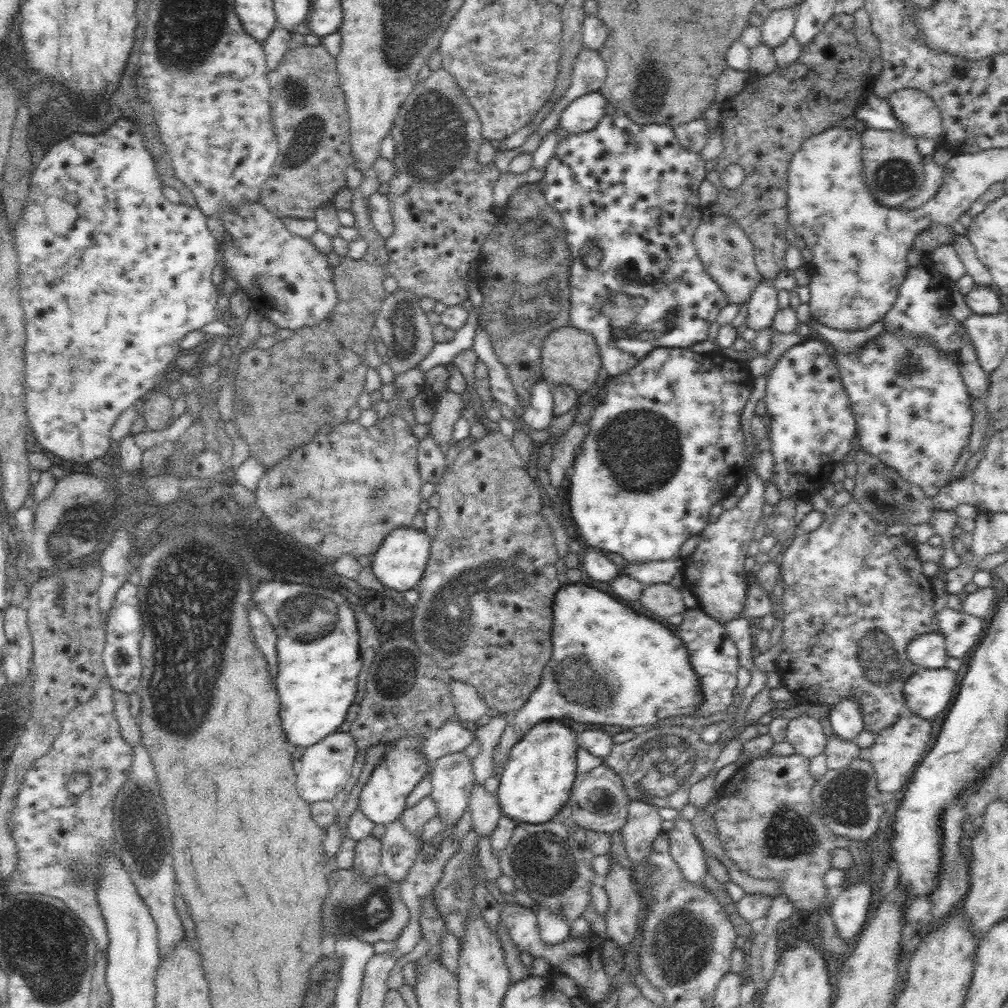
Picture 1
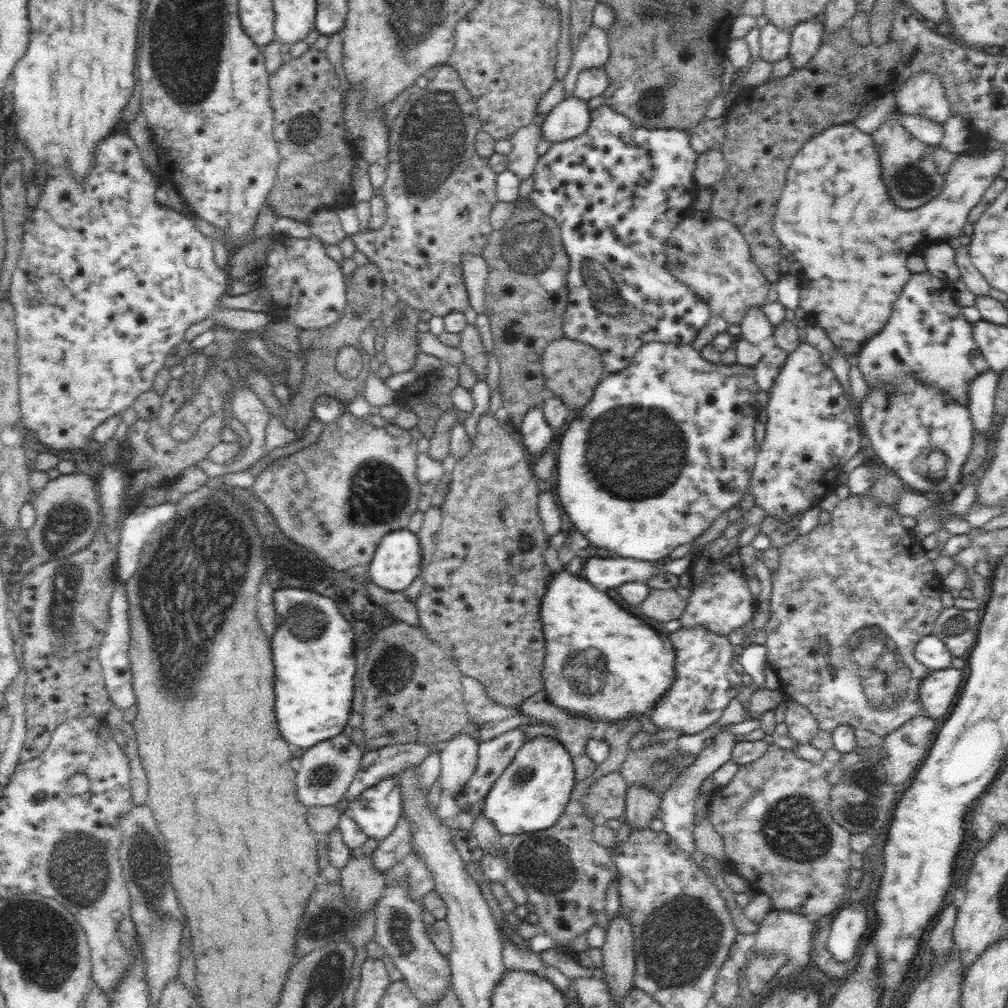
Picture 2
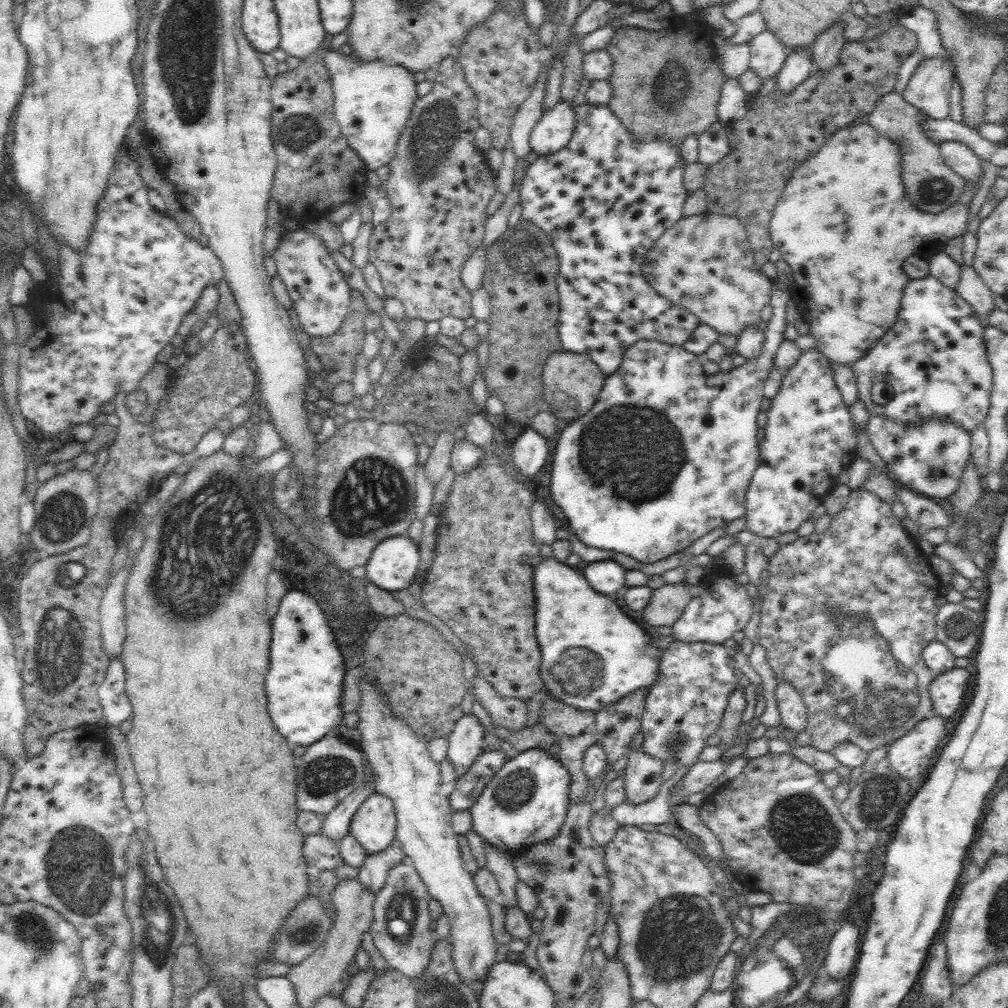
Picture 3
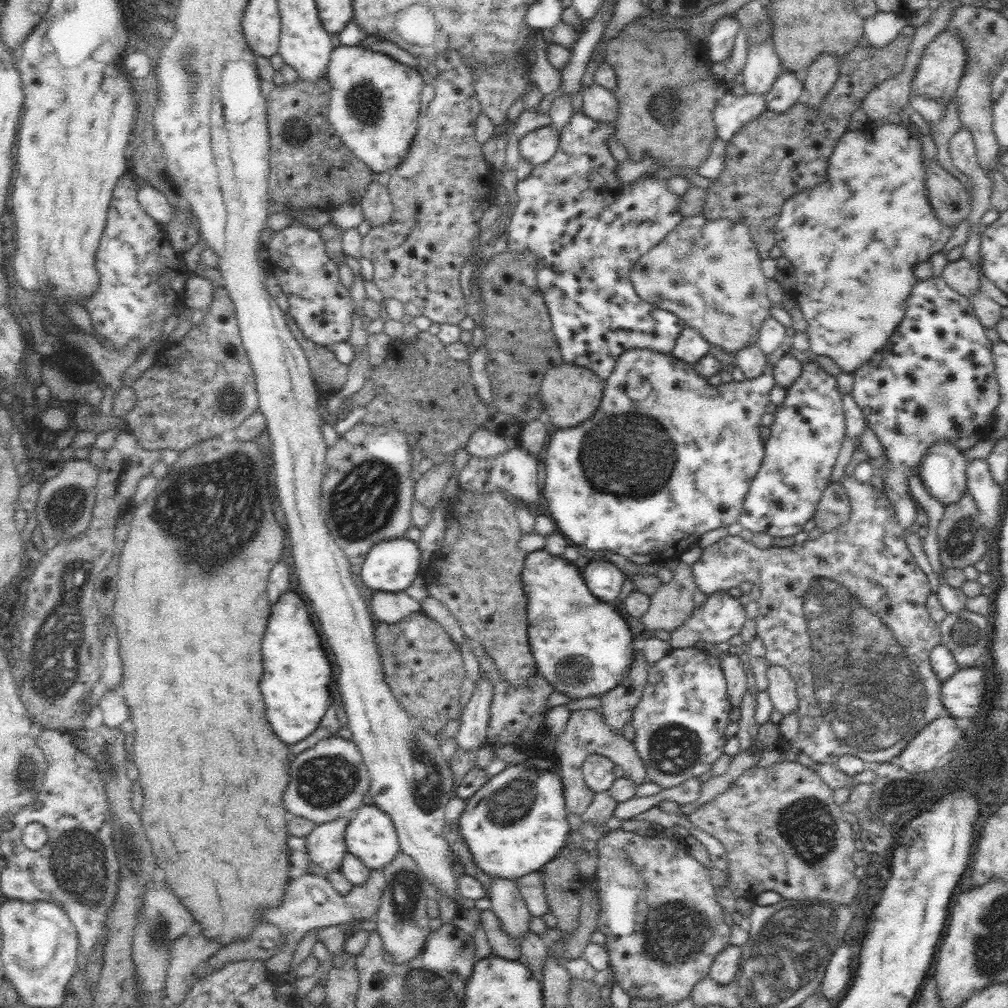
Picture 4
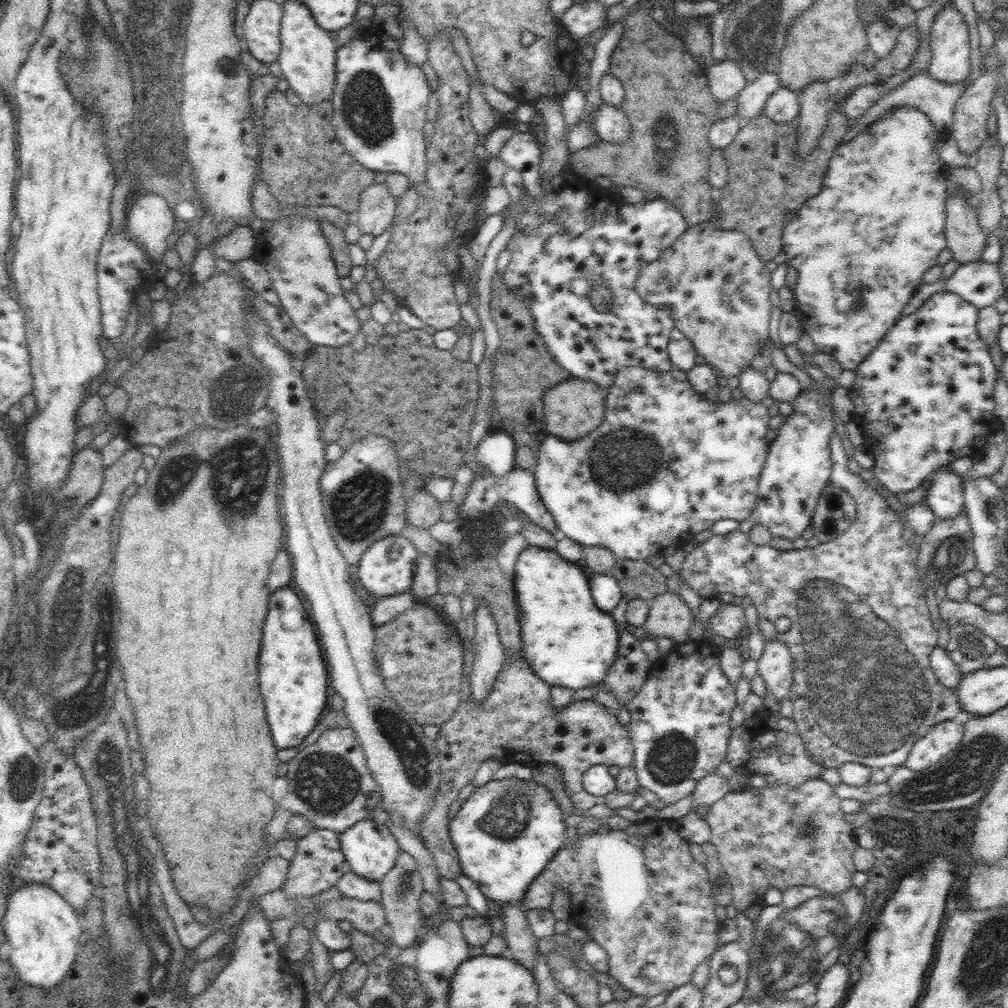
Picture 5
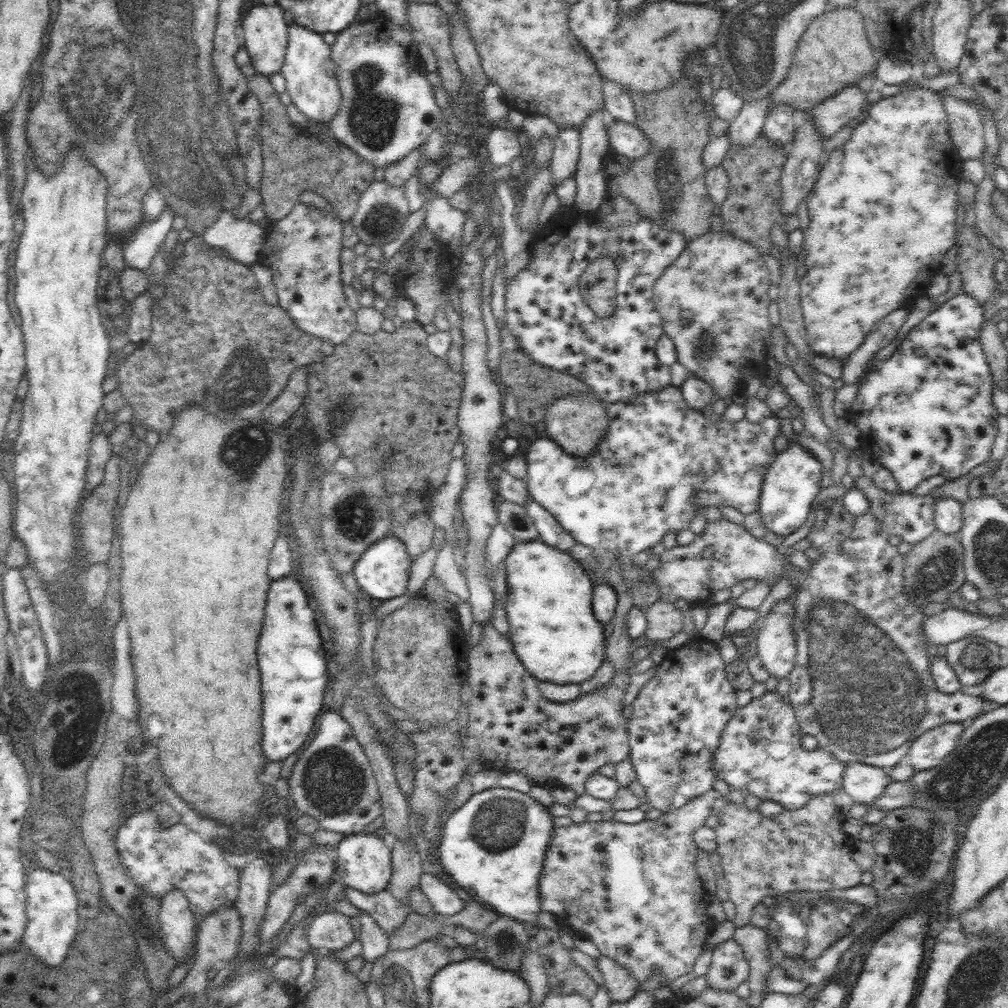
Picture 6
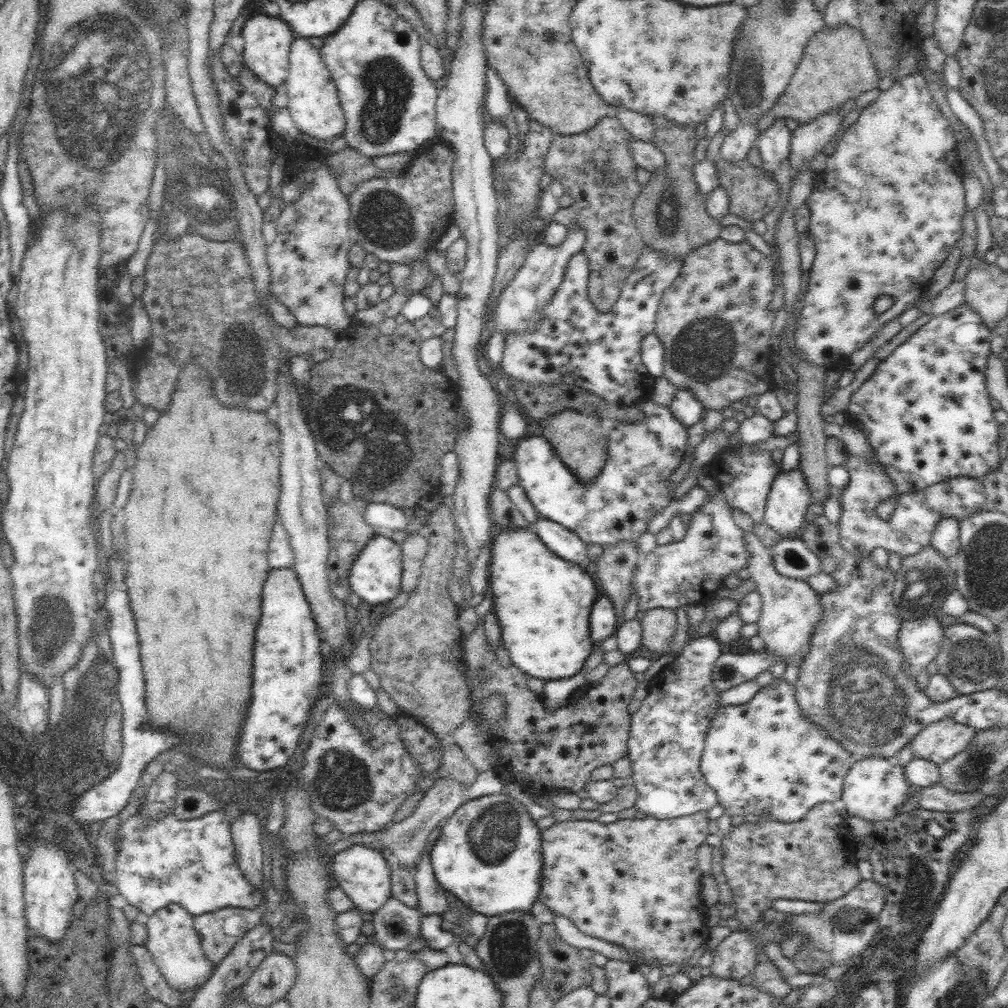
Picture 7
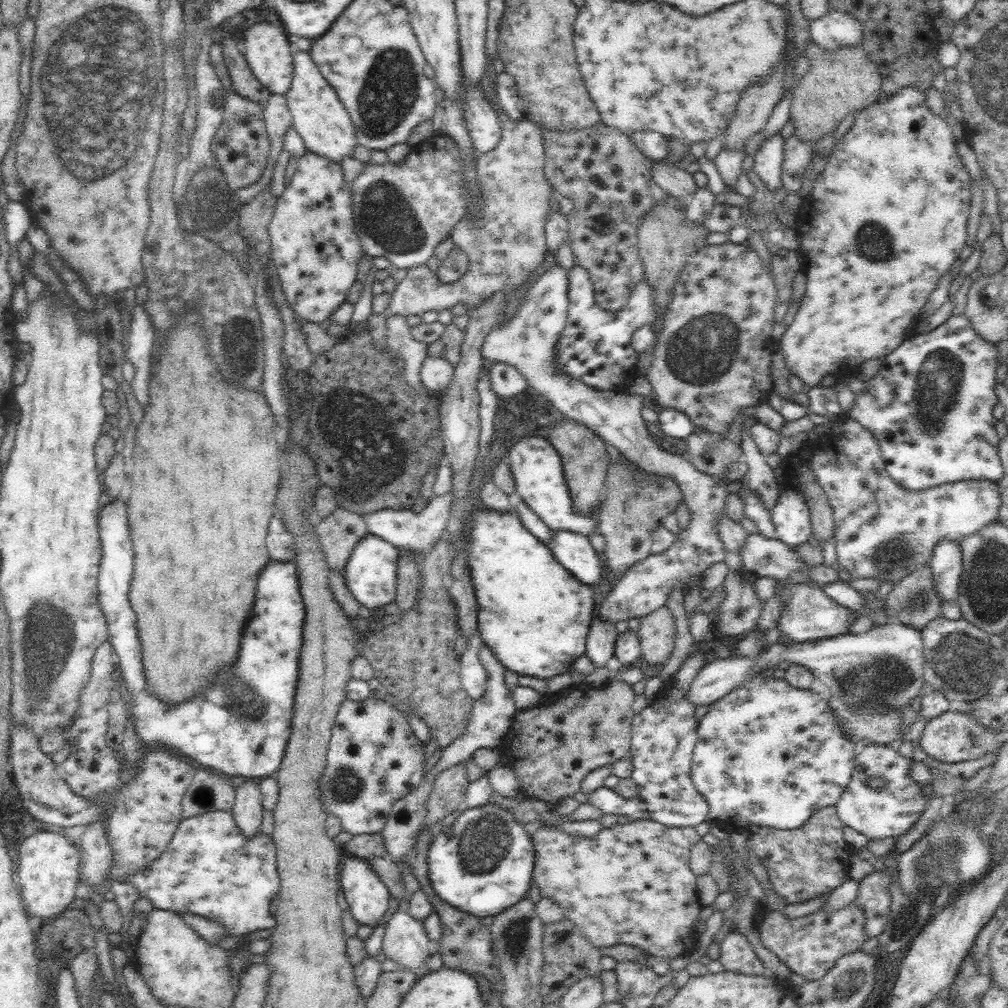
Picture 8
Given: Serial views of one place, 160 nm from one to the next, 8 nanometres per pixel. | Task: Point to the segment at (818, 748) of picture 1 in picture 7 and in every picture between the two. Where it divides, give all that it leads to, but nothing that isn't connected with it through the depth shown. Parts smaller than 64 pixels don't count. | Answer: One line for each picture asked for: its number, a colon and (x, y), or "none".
2: (802, 725)
3: (792, 708)
4: (781, 686)
5: (775, 665)
6: (777, 650)
7: (790, 610)

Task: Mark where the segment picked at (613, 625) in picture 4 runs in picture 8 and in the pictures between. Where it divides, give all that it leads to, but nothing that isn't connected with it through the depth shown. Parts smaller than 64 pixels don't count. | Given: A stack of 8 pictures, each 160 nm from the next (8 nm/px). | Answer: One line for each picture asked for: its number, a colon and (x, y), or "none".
5: (567, 640)
6: (553, 629)
7: (543, 602)
8: (533, 614)

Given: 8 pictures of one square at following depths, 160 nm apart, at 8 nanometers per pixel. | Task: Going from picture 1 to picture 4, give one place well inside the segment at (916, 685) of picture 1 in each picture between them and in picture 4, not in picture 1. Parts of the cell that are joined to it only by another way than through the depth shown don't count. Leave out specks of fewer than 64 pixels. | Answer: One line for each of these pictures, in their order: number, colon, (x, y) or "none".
2: (938, 690)
3: (947, 690)
4: (964, 694)

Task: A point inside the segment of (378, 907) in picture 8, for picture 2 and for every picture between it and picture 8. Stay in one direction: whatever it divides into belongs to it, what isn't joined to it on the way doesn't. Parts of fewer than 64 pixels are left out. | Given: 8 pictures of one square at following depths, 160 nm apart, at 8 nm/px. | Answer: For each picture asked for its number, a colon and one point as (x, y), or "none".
2: (376, 811)
3: (374, 825)
4: (370, 835)
5: (369, 847)
6: (363, 860)
7: (364, 875)

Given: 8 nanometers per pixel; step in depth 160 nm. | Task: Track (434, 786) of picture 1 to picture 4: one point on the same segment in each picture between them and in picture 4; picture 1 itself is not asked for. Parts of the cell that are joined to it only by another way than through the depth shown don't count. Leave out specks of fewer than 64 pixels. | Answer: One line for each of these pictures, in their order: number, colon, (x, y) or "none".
2: (459, 756)
3: (465, 744)
4: (473, 730)

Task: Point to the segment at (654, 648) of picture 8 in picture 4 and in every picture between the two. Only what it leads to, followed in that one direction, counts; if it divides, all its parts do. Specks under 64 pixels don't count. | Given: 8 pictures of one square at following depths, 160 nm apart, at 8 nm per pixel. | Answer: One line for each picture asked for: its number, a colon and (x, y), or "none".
4: (670, 606)
5: (669, 616)
6: (664, 620)
7: (659, 625)

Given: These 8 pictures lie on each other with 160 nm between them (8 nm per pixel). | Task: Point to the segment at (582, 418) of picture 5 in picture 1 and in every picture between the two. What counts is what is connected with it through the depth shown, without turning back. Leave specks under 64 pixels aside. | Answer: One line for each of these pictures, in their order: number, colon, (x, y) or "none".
1: (570, 356)
2: (572, 369)
3: (572, 382)
4: (570, 394)

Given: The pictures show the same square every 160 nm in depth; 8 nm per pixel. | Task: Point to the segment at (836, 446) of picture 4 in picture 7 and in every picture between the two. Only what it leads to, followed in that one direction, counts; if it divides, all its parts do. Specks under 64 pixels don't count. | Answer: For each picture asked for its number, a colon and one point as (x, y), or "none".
5: (797, 468)
6: (793, 479)
7: (787, 503)

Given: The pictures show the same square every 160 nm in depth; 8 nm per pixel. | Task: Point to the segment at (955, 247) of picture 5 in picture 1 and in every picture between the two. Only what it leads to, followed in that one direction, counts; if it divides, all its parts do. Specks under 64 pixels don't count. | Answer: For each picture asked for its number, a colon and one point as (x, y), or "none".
1: (893, 169)
2: (908, 172)
3: (932, 186)
4: (950, 199)

